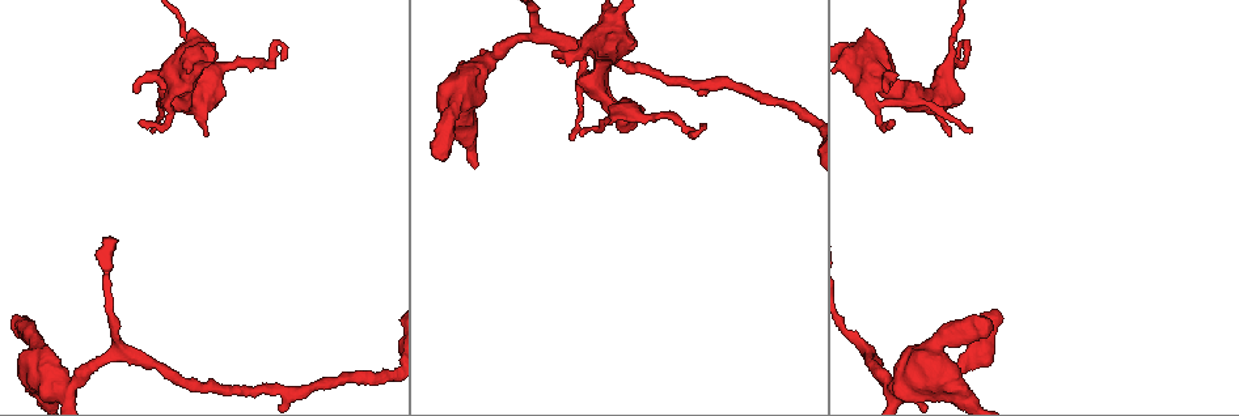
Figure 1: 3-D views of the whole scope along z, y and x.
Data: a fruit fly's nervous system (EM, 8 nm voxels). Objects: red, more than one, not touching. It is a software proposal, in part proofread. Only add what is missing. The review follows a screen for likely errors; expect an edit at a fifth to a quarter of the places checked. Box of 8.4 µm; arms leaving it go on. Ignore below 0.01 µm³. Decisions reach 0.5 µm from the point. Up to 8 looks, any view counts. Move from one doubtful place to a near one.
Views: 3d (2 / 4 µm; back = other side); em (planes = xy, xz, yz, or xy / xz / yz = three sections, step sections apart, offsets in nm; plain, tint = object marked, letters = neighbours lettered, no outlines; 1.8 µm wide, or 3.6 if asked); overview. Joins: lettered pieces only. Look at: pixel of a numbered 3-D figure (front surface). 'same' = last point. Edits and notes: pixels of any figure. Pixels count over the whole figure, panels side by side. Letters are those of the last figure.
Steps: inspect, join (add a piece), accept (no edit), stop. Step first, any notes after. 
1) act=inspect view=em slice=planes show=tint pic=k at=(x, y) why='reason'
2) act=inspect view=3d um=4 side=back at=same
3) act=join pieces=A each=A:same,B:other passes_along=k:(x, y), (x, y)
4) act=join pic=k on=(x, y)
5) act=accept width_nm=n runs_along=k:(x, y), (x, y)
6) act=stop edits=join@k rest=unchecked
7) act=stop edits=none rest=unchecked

act=inspect view=3d um=4 side=back pic=1 at=(554, 57) why='free end'

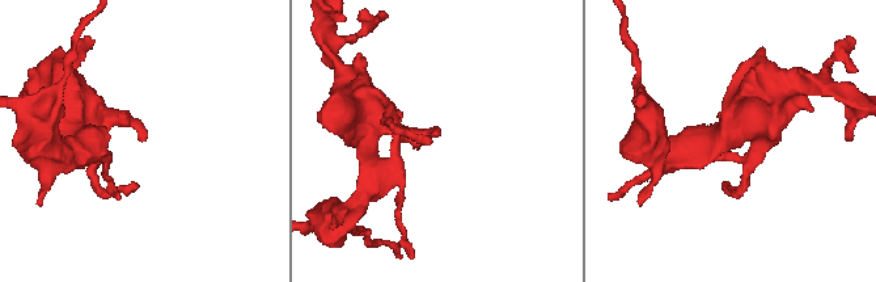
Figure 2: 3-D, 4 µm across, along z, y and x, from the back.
act=inspect view=em slice=planes show=letters pic=2 at=(432, 136)

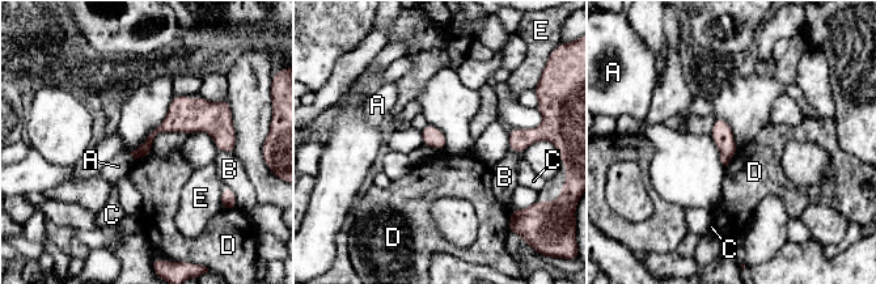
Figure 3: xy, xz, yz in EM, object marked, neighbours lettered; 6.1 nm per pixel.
act=accept each=A:other,B:other,C:other,D:other,E:other border=3:(737, 149), (726, 166) found='none of them fits'

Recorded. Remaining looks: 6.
act=inspect view=em slice=planes show=plain pic=1 at=(949, 135) why='an open end'

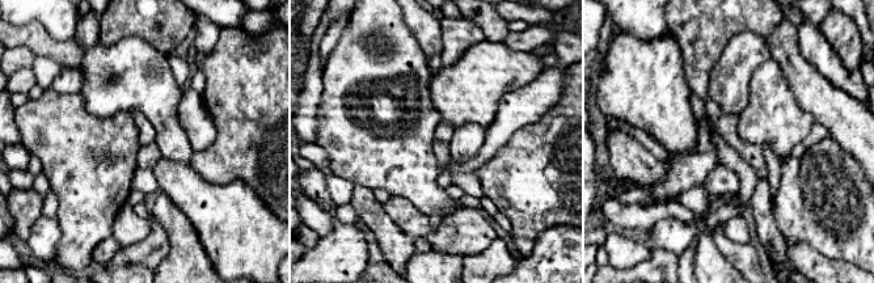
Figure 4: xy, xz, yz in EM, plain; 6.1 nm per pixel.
act=inspect view=em slice=planes show=letters at=same why='see the neighbours'

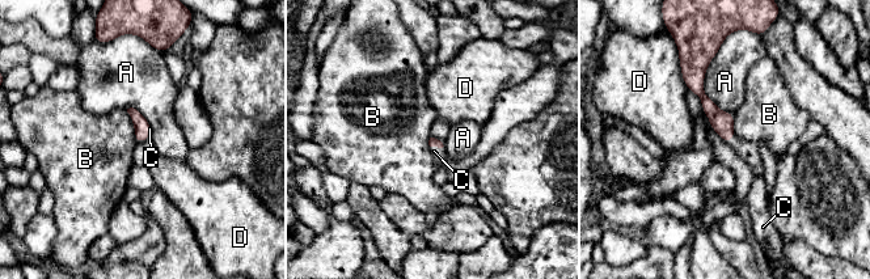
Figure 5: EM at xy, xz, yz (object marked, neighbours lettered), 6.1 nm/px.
act=join pieces=C each=A:other,B:other,C:same,D:other found='it goes on there'

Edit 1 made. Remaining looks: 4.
act=inspect view=overview why='see it whole again'

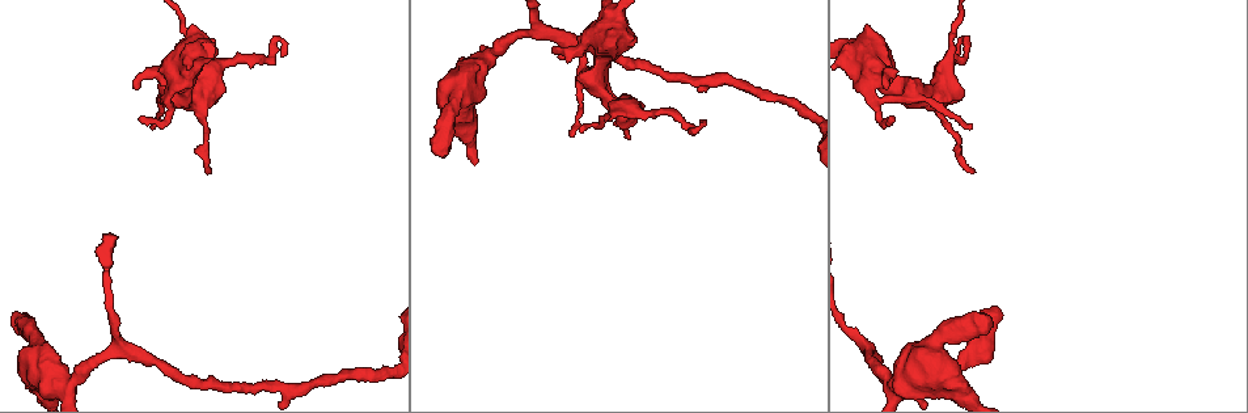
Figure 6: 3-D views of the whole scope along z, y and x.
act=inspect view=3d um=4 pic=6 at=(699, 119) why='thin end'

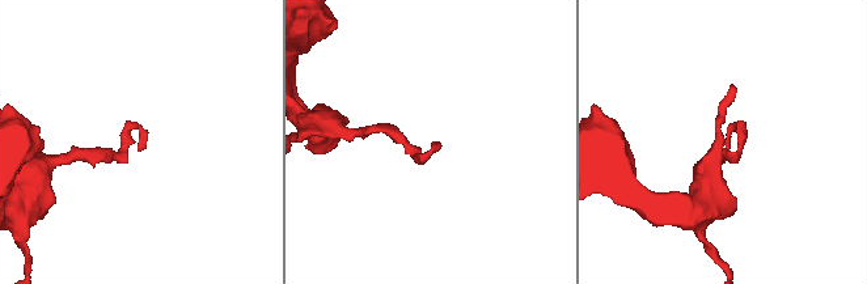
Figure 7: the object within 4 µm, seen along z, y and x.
act=inspect view=em slice=yz step=4 show=letters pic=7 at=(728, 150)

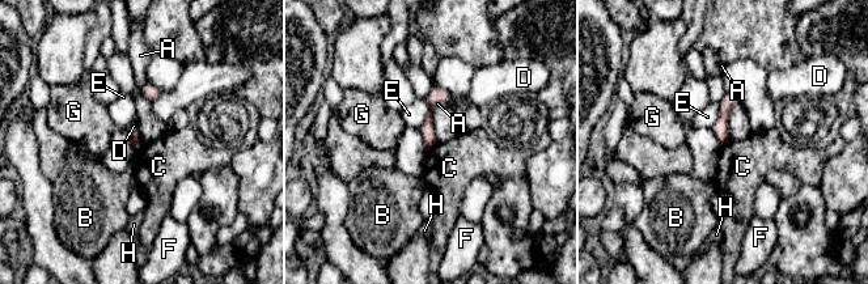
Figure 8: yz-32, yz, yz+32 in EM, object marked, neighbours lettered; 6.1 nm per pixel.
act=accept longest_contact=E:190nm each=A:other,B:other,C:other,D:other,E:other,F:other,G:other,H:other border=8:(435, 142), (428, 151) found='none of them fits'

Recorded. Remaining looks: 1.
act=stop edits=join@5 rest=unchecked

